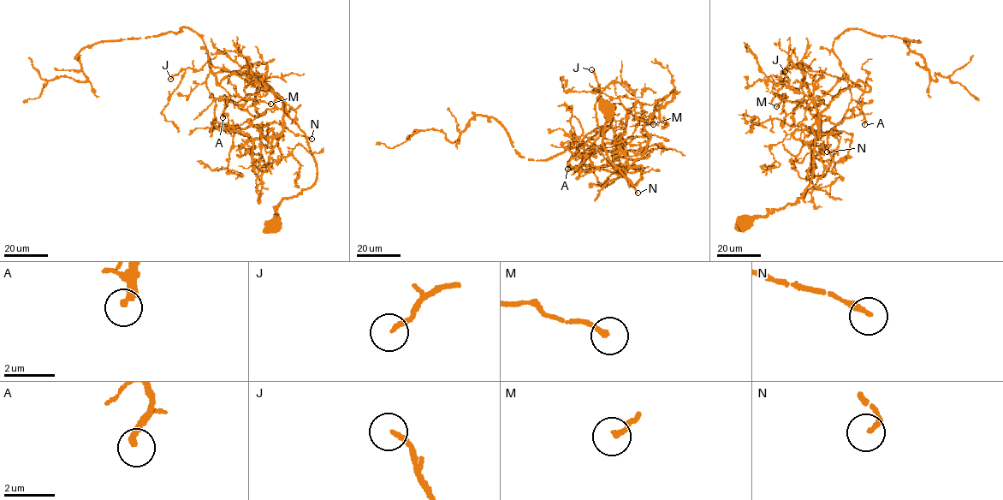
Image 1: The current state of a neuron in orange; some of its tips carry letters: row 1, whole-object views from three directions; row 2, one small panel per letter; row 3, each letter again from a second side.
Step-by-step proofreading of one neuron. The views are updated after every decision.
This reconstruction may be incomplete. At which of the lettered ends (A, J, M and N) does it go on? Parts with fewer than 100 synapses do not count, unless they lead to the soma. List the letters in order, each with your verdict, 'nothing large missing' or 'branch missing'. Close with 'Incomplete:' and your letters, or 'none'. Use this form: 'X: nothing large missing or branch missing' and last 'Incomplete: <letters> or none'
A: branch missing
J: nothing large missing
M: nothing large missing
N: nothing large missing
Incomplete: A

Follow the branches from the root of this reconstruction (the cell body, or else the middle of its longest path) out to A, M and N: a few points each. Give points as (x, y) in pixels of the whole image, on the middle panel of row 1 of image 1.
A: (606, 107), (611, 116), (602, 133), (608, 159), (633, 185), (642, 179), (639, 165), (567, 169)
M: (606, 107), (602, 145), (633, 185), (643, 169), (620, 165), (618, 151), (638, 118), (653, 124)
N: (606, 107), (611, 116), (602, 145), (633, 185), (643, 178), (641, 165), (624, 175), (638, 193)

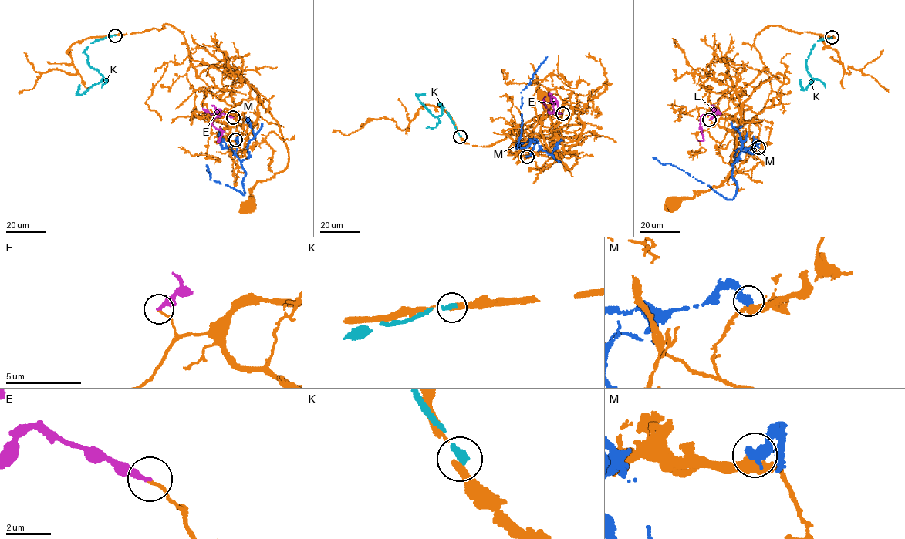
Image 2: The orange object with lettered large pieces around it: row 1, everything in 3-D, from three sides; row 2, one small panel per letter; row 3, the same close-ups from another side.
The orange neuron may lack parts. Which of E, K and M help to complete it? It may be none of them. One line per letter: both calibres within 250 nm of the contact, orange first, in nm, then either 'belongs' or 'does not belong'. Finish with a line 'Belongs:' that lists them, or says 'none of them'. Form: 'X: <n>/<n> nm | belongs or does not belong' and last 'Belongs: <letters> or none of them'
E: 110/220 nm | does not belong
K: 280/280 nm | does not belong
M: 440/480 nm | does not belong
Belongs: none of them

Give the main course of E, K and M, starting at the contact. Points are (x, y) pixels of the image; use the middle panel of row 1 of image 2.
E: (562, 113), (558, 112), (556, 99), (548, 93), (552, 101), (544, 102), (545, 96)
K: (460, 136), (450, 117), (439, 102), (441, 113), (435, 116), (418, 99), (419, 96), (424, 94)
M: (527, 156), (536, 143), (531, 139), (528, 145), (518, 148), (521, 92), (548, 56)

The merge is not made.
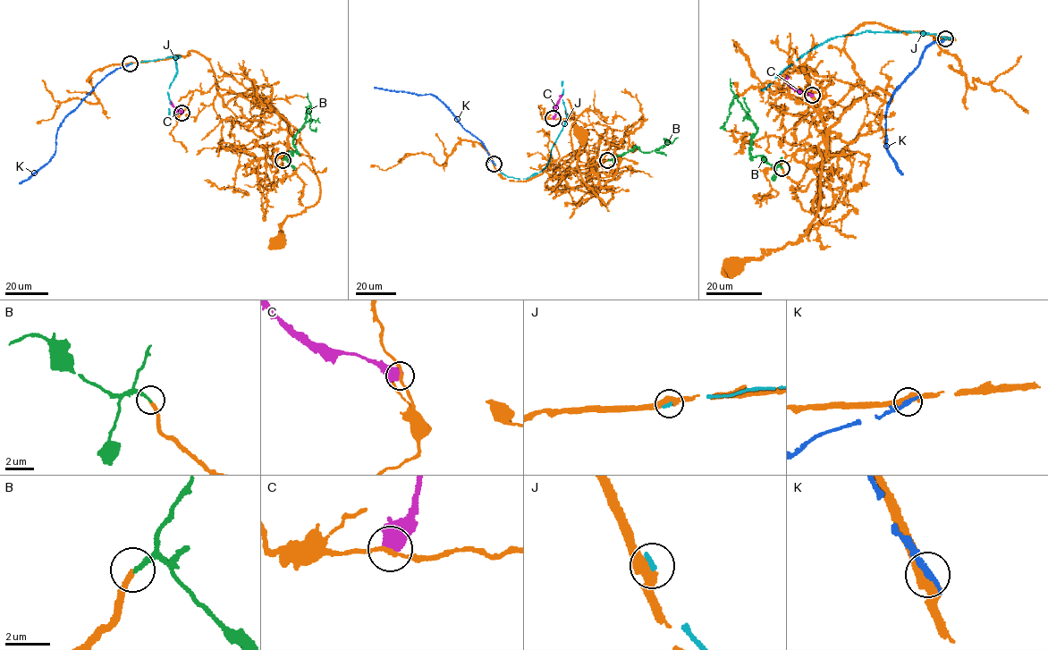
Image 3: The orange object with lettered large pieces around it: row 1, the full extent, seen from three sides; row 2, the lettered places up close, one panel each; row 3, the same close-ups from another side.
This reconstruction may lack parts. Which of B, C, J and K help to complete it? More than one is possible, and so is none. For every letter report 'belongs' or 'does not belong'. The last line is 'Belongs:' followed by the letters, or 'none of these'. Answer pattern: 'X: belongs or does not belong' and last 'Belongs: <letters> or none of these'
B: belongs
C: does not belong
J: does not belong
K: does not belong
Belongs: B

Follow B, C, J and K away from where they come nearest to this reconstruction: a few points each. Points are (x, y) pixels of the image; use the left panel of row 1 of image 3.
B: (283, 160), (296, 151), (294, 136), (304, 124), (309, 105), (309, 128), (315, 131)
C: (181, 112), (175, 110), (171, 100)
J: (131, 63), (180, 56), (174, 59), (177, 74), (167, 92), (169, 114)
K: (130, 63), (109, 73), (64, 118), (56, 134), (54, 156), (20, 183)

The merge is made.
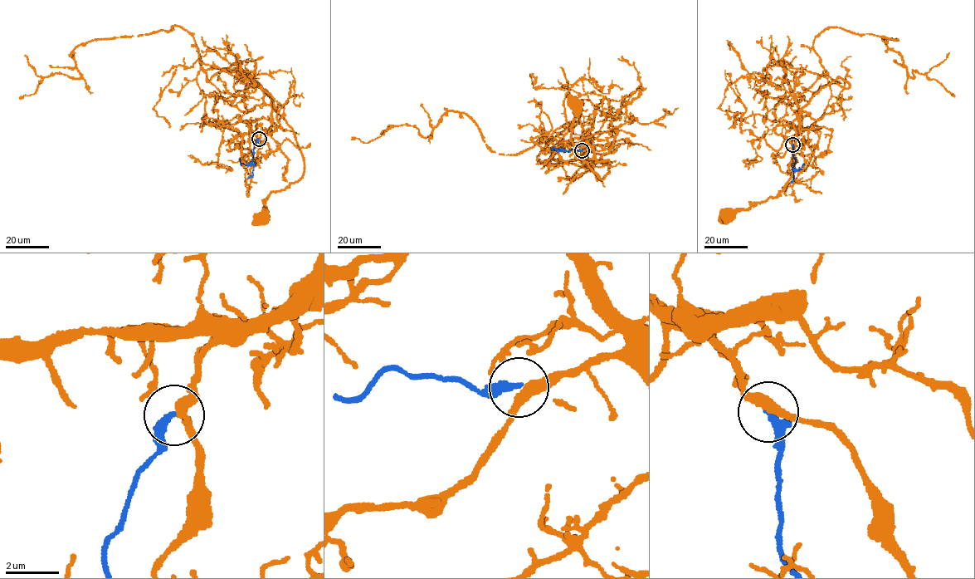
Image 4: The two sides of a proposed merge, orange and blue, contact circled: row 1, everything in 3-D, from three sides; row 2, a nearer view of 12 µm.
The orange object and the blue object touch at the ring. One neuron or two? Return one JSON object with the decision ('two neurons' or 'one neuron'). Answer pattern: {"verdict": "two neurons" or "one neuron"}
{"verdict": "two neurons"}

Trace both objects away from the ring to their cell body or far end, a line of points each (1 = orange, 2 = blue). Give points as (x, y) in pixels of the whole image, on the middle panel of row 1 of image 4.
1: (582, 150), (591, 148), (598, 162), (609, 160), (602, 179), (572, 140), (579, 111), (574, 103)
2: (582, 150), (552, 150)

